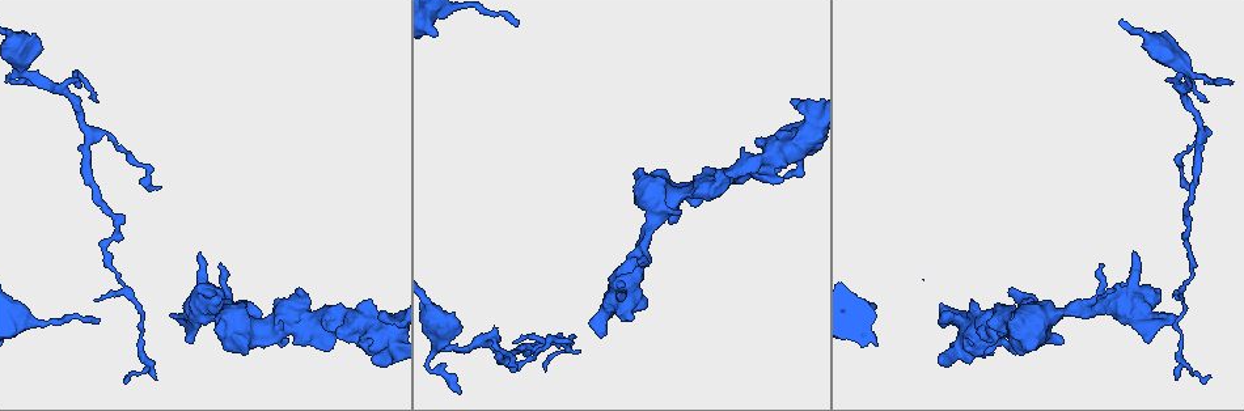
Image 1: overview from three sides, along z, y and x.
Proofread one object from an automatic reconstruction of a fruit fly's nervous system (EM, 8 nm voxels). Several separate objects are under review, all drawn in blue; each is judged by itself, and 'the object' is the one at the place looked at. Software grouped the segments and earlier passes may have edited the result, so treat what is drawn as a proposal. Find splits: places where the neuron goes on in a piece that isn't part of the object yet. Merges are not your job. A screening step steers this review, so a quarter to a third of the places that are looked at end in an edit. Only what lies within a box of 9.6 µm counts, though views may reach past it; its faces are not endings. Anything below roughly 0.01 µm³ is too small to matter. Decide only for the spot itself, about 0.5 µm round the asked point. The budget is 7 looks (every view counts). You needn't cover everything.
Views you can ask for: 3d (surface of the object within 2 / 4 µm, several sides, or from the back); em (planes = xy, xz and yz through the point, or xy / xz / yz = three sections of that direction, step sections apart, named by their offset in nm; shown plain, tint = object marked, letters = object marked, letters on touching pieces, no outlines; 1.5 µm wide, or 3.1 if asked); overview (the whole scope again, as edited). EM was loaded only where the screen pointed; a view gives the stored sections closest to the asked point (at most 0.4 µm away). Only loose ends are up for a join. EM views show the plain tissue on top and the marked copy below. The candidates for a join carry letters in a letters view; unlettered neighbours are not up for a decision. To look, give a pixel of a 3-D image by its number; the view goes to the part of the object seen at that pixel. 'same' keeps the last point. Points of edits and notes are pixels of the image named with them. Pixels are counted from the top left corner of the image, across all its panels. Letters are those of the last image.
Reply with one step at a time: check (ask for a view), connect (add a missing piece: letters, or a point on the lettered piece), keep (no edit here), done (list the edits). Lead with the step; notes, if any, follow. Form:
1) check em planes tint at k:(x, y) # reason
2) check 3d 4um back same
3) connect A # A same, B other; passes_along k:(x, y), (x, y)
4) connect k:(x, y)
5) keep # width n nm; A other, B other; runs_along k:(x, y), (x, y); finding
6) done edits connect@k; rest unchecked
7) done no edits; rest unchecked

check 3d 4um at 1:(645, 304) # branch stops here

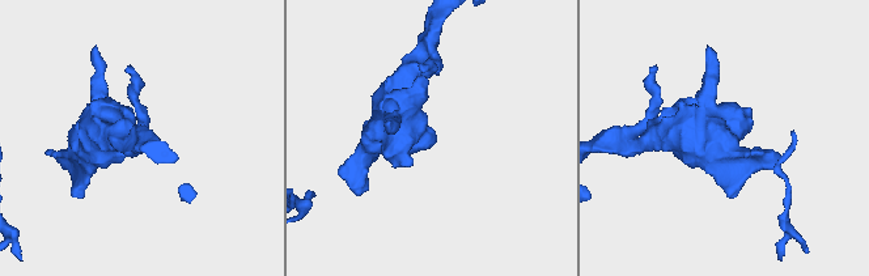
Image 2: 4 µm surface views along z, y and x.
check em planes tint at 2:(428, 143)

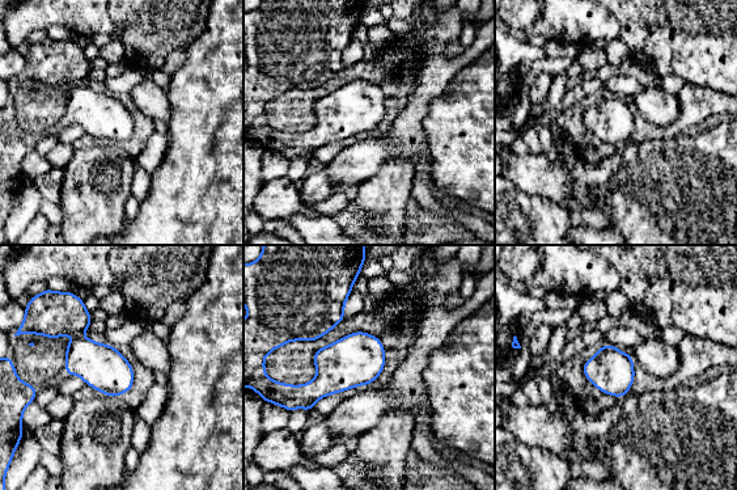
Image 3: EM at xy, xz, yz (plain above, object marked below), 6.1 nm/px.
check em planes letters same # see the neighbours

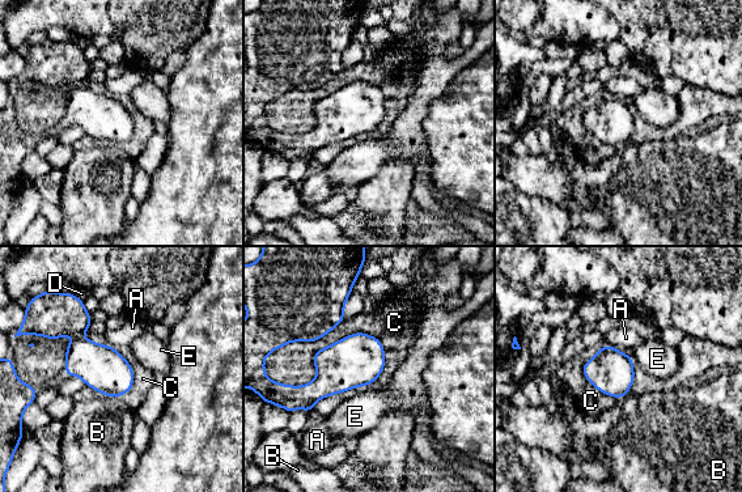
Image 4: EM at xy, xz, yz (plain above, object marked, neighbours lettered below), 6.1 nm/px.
keep # longest_contact C 600 nm; A other, B other, C other, D other, E other; border 4:(376, 336), (382, 372), (313, 408); no lettered piece goes on from it

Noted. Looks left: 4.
check em xy step 4 letters at 1:(1177, 379) # tapers out

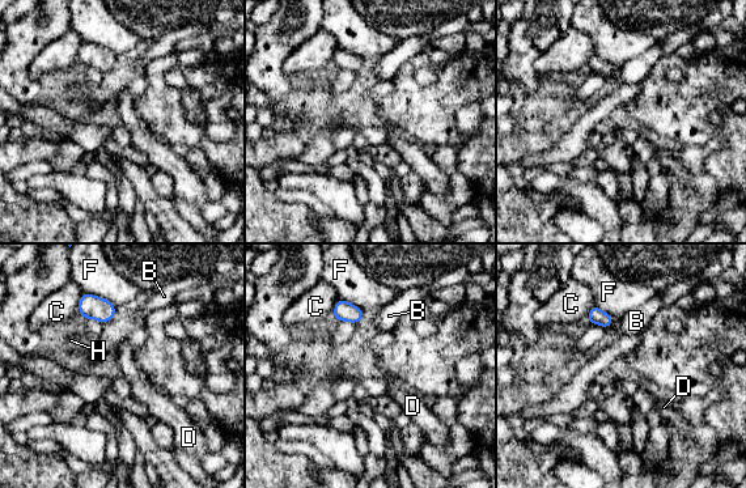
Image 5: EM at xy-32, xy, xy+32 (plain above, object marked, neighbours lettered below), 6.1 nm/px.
check em planes letters same # another direction

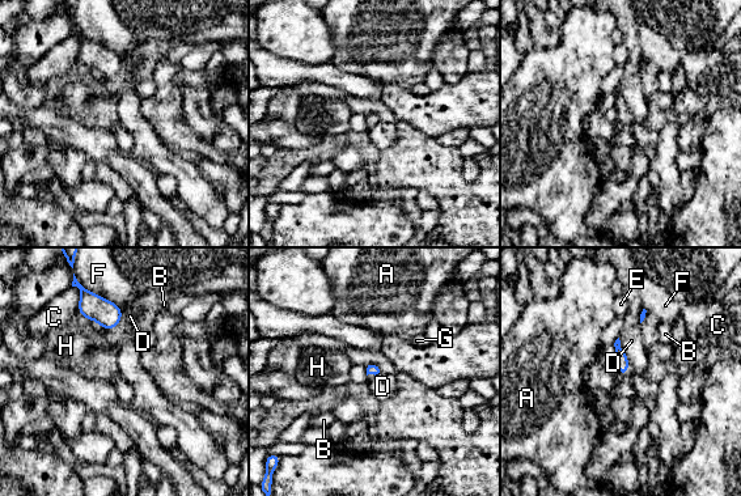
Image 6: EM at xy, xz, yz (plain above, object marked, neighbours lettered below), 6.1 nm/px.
keep # A other, B other, C other, D other, E other, F other, G other, H other; border 6:(618, 338), (630, 365); no lettered piece goes on from it

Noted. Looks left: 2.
check em xy step 4 letters at 1:(97, 318) # free end

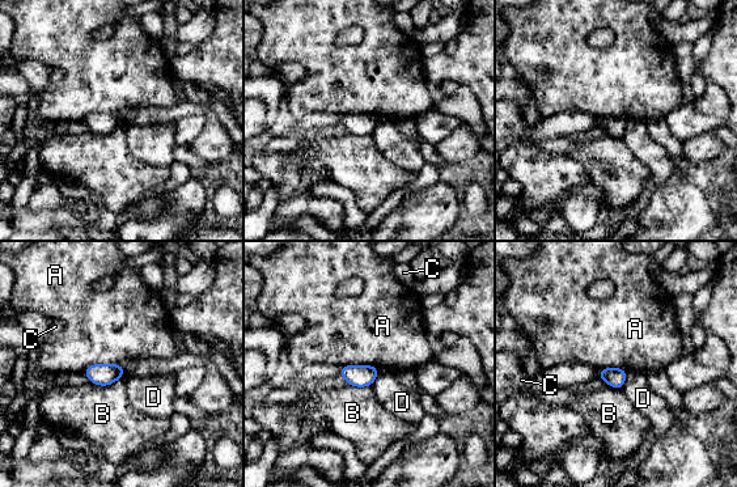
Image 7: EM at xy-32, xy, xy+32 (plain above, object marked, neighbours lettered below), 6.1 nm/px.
check em planes letters same

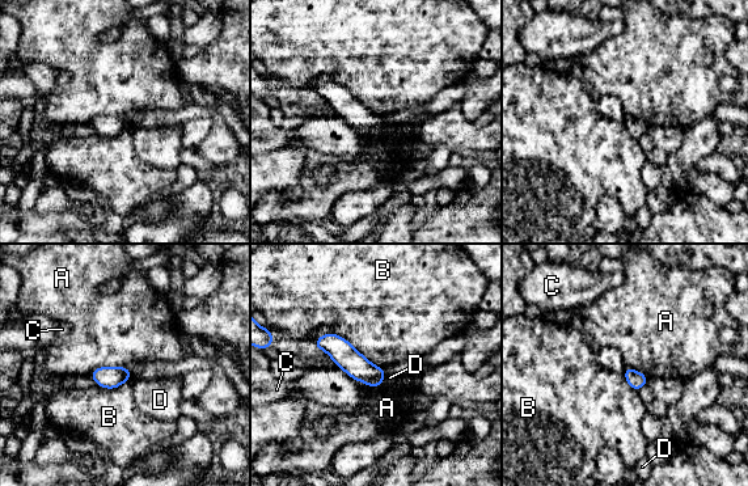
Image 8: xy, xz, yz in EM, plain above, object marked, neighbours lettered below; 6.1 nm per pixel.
keep # width 110 nm; A other, B other, C other, D other; no lettered piece goes on from it

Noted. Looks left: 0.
done no edits; rest unchecked

